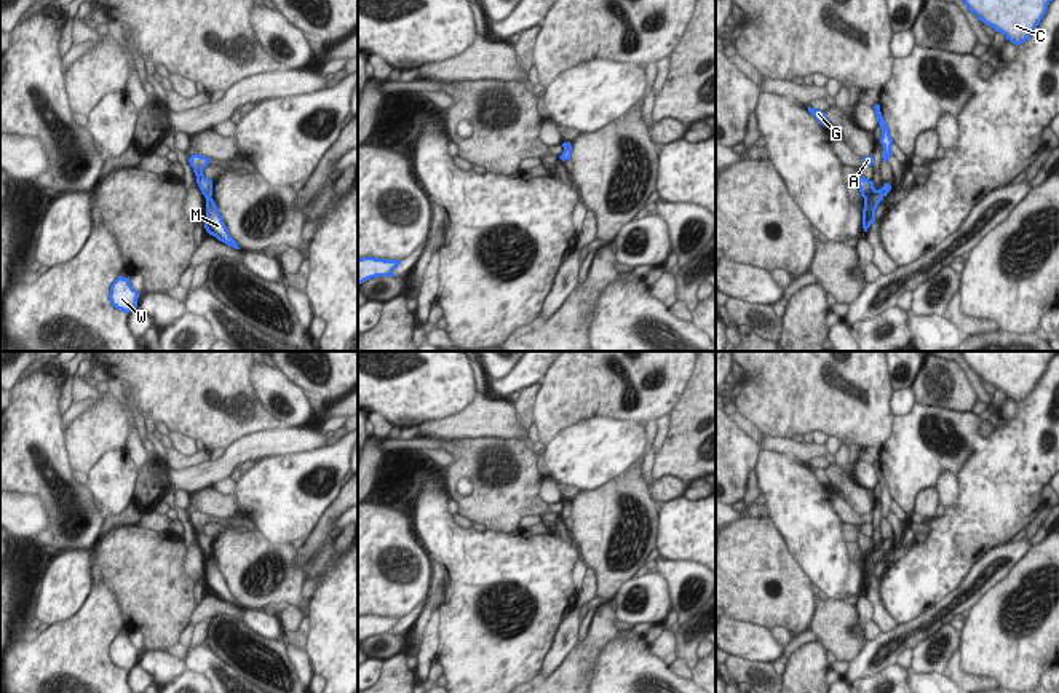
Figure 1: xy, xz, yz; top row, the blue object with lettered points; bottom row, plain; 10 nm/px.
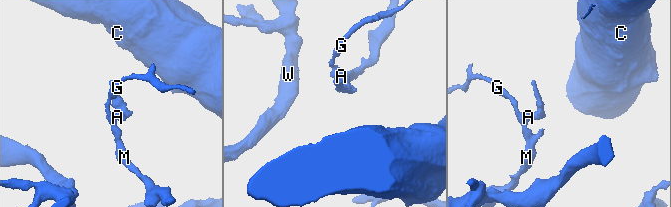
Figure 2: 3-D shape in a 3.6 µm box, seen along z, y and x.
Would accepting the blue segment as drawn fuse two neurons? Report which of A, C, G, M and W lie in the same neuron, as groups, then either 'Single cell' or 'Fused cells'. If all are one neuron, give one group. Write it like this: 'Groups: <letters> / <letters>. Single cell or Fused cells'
Groups: A G / C M W. Fused cells

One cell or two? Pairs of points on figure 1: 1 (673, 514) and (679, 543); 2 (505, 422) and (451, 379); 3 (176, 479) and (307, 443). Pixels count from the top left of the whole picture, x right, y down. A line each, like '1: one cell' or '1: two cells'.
1: one cell
2: two cells
3: one cell

